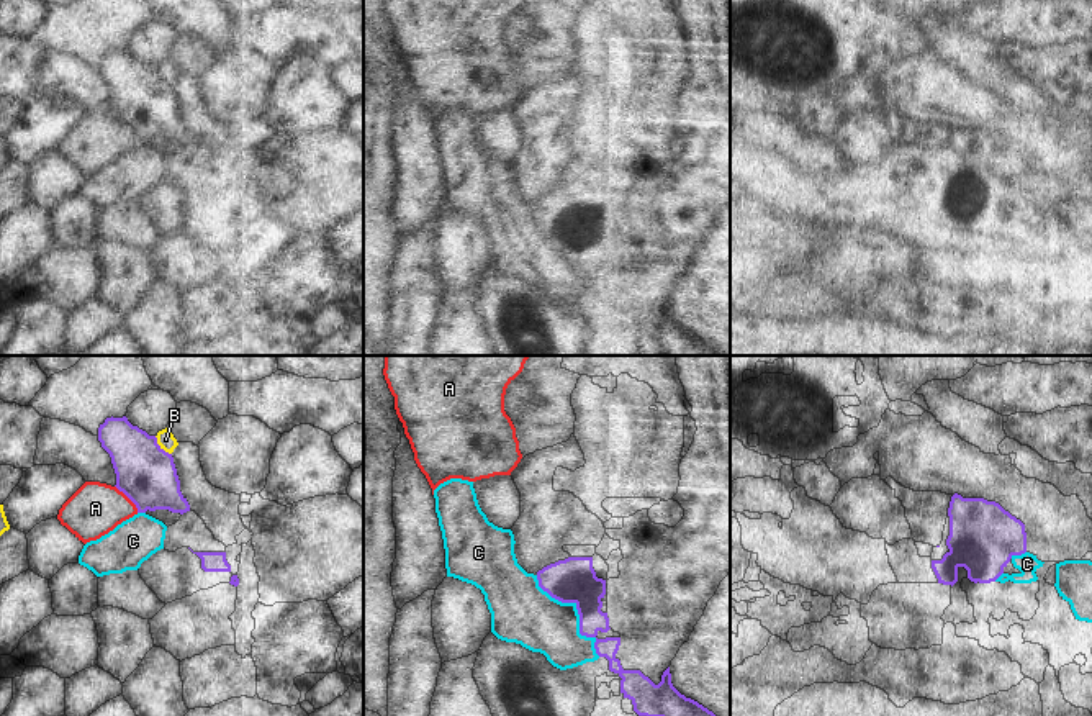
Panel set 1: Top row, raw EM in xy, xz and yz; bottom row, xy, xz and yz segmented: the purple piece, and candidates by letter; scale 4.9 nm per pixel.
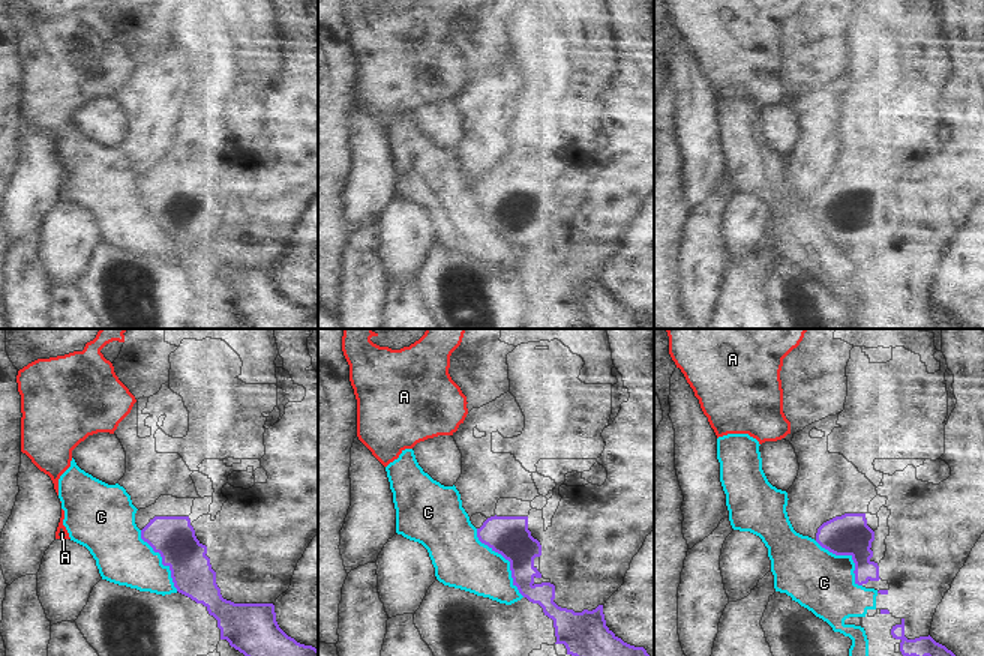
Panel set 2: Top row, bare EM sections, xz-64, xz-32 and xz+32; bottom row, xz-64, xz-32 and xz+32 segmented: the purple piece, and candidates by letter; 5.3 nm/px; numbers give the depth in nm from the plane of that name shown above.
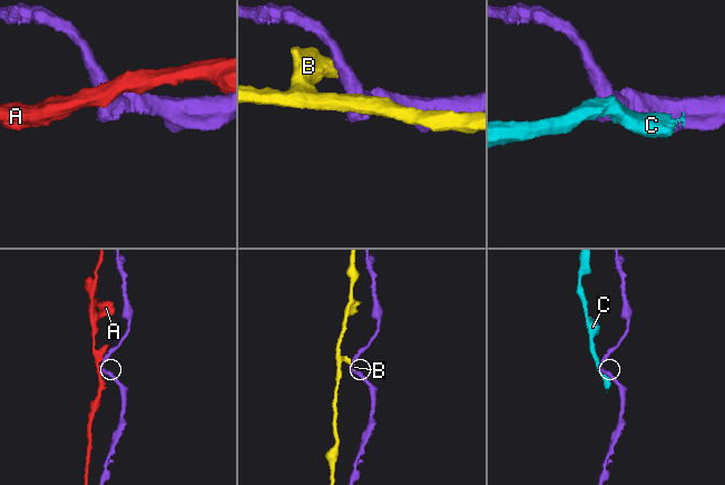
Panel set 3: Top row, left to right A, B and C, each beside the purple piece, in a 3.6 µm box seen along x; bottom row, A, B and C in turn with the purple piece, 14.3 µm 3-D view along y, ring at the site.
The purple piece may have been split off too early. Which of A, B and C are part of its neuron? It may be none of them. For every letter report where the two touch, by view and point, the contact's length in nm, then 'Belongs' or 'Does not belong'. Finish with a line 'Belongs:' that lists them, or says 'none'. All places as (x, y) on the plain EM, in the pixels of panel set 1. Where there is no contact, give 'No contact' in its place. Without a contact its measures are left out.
A: Touches purple at xy (128, 130). Shared border 180 nm. Does not belong
B: Touches purple at xy (159, 79). Shared border 130 nm. Does not belong
C: Touches purple at xz (578, 244). Shared border 500 nm. Does not belong
Belongs: none

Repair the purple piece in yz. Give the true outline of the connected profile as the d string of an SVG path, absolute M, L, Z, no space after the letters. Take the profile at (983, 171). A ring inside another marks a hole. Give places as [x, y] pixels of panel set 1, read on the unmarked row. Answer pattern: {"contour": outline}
{"contour": "M954 126L950 134L948 149L950 169L946 179L950 184L941 193L932 193L938 216L953 220L958 215L959 200L968 203L968 211L974 216L995 215L1013 188L1027 185L1025 157L995 134L963 131Z"}

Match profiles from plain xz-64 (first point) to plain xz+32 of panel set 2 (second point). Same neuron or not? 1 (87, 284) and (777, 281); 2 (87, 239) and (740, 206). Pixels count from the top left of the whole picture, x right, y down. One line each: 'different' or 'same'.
1: same
2: same

